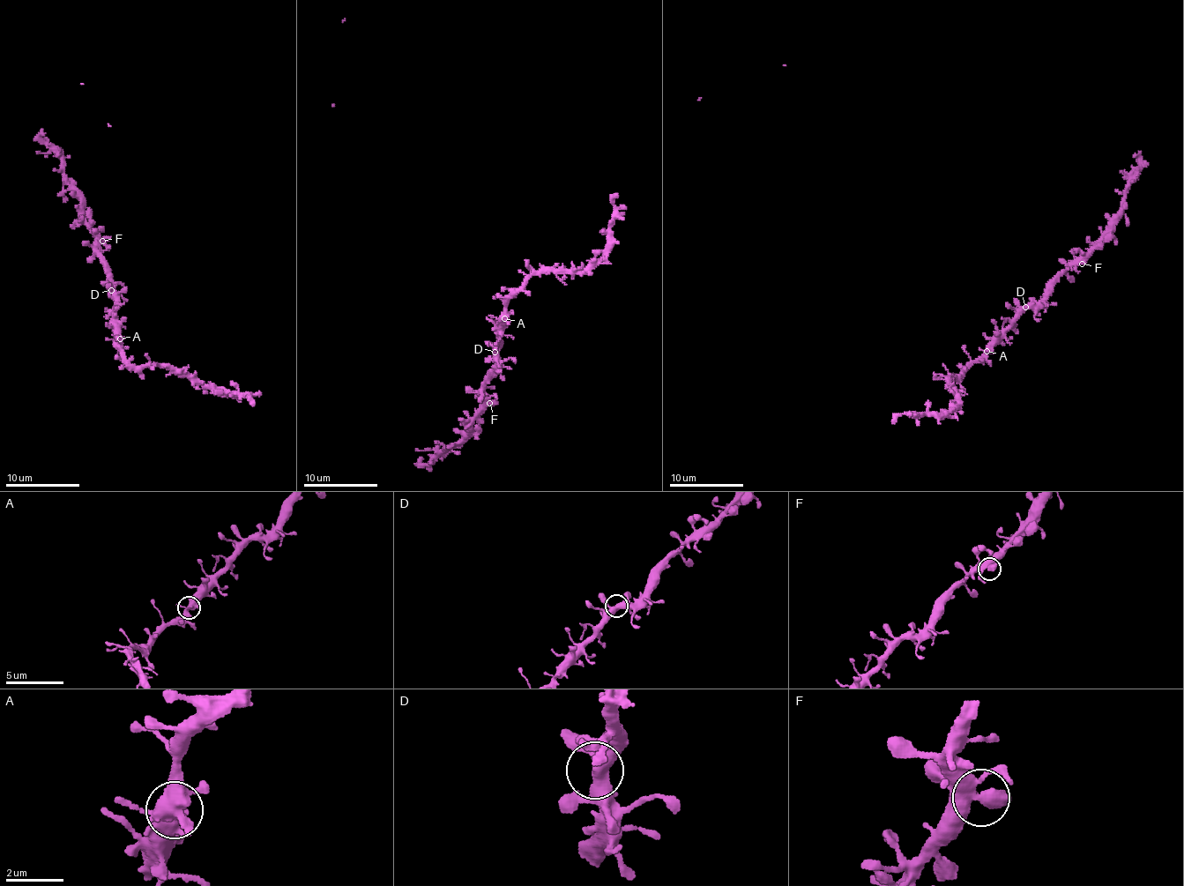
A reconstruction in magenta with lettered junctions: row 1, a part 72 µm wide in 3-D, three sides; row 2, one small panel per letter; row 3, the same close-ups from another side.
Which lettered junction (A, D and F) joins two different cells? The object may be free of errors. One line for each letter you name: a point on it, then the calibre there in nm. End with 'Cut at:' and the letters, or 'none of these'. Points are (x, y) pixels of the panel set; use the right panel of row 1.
Cut at: none of these

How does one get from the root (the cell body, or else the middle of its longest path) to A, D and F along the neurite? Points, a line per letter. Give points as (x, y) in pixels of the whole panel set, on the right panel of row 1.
A: (972, 361), (979, 361), (987, 352)
D: (972, 361), (981, 361), (988, 353), (988, 346), (1025, 307)
F: (972, 361), (981, 361), (988, 353), (988, 346), (1006, 327), (1027, 308), (1032, 308), (1061, 276), (1082, 264)

